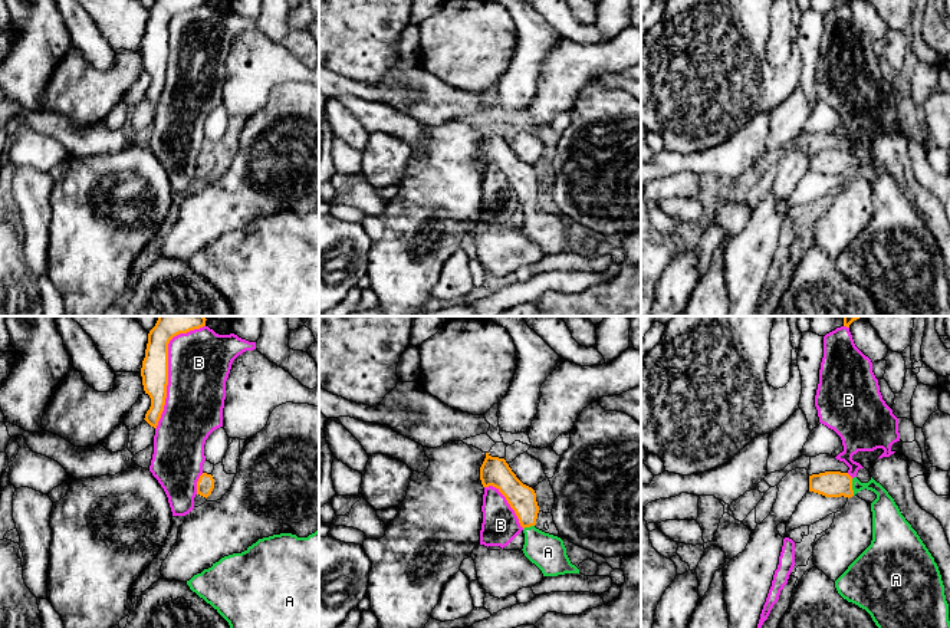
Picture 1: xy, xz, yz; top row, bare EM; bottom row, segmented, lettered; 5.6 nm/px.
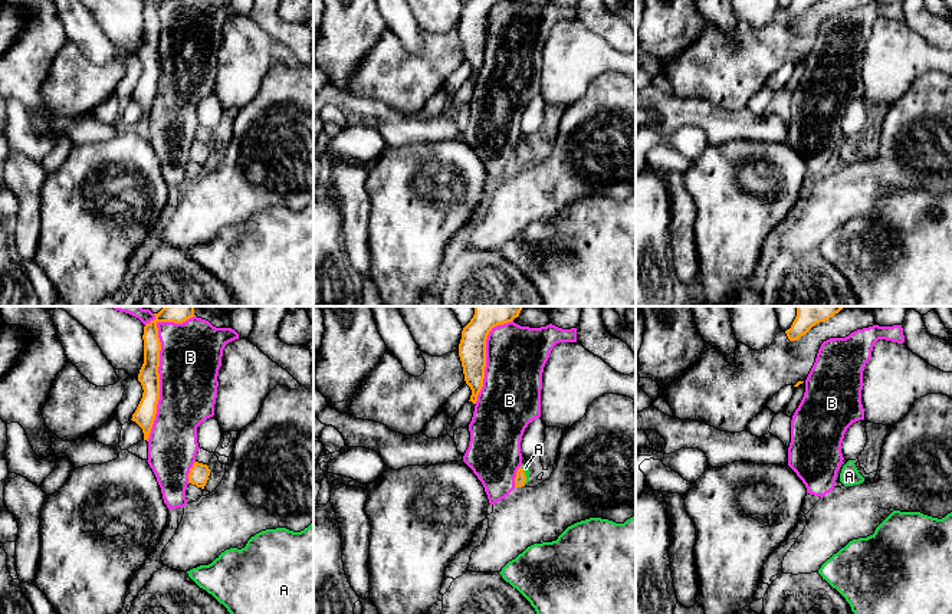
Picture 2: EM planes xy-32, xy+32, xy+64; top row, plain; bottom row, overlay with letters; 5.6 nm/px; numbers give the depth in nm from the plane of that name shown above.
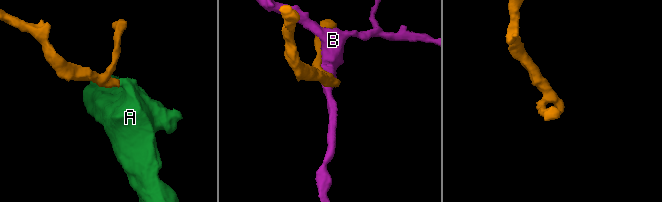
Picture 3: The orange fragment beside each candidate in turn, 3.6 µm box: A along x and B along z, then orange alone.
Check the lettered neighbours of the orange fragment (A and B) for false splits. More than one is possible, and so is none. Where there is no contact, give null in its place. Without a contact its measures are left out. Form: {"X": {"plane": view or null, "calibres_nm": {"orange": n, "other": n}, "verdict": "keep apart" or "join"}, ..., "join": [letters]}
{"A": {"plane": "yz", "calibres_nm": {"orange": 140, "other": 160}, "verdict": "join"}, "B": {"plane": "xy", "calibres_nm": {"orange": 150, "other": 360}, "verdict": "keep apart"}, "join": ["A"]}

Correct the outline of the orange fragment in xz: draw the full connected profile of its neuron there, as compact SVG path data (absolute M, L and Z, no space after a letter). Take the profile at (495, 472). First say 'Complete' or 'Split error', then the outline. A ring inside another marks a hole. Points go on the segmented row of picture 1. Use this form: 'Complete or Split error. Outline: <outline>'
Split error. Outline: M486 453L480 467L480 480L483 487L496 487L515 510L525 533L522 550L542 571L543 576L579 573L566 555L563 540L535 527L539 513L536 493L516 477L504 458Z

